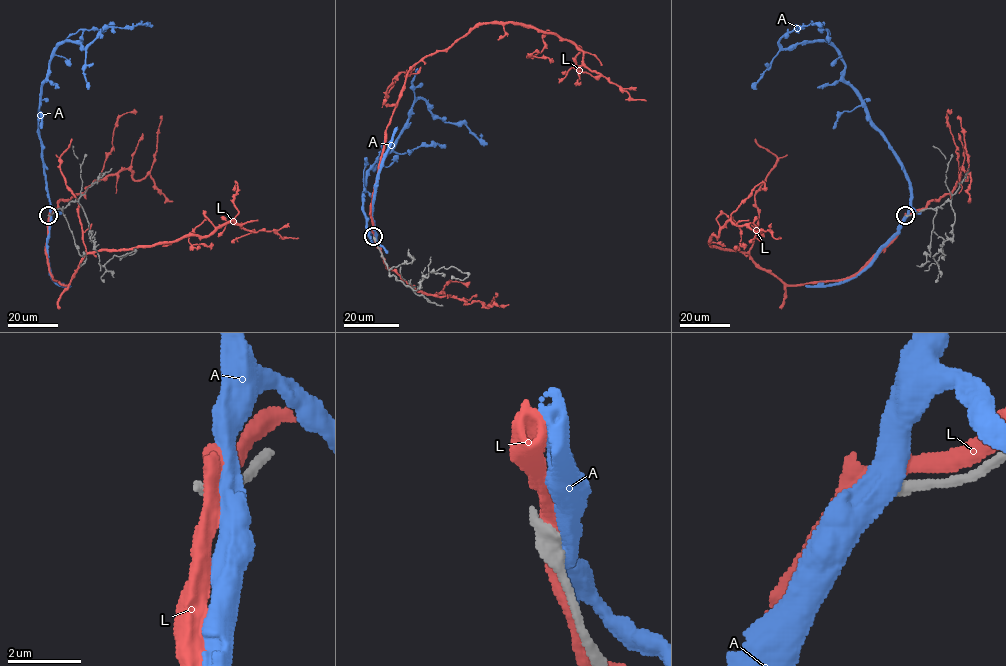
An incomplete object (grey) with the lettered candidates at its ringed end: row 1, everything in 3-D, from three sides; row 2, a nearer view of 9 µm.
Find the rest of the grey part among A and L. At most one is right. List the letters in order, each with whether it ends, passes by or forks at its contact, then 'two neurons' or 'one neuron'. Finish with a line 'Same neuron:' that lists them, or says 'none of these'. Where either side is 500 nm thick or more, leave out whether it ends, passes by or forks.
A: two neurons
L: two neurons
Same neuron: none of these

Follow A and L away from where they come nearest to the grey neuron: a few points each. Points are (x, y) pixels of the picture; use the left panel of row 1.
A: (50, 215), (38, 122), (41, 83), (51, 52), (65, 41), (84, 48), (104, 28), (152, 26)
L: (49, 215), (49, 272), (65, 285), (86, 254), (210, 235), (232, 221), (248, 231), (298, 238)

